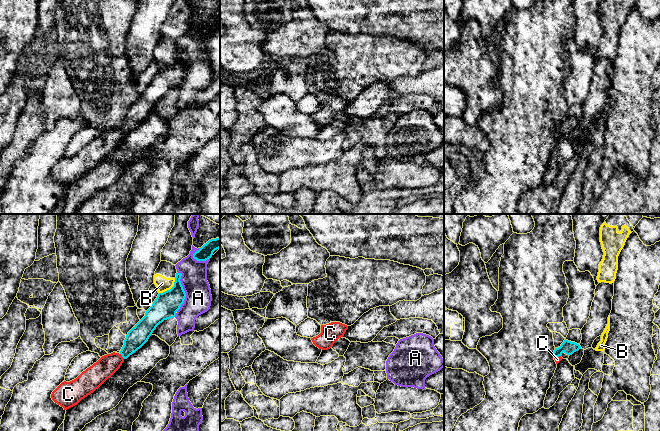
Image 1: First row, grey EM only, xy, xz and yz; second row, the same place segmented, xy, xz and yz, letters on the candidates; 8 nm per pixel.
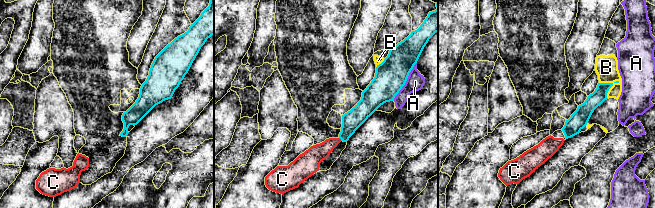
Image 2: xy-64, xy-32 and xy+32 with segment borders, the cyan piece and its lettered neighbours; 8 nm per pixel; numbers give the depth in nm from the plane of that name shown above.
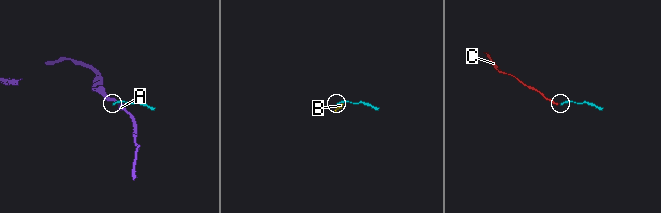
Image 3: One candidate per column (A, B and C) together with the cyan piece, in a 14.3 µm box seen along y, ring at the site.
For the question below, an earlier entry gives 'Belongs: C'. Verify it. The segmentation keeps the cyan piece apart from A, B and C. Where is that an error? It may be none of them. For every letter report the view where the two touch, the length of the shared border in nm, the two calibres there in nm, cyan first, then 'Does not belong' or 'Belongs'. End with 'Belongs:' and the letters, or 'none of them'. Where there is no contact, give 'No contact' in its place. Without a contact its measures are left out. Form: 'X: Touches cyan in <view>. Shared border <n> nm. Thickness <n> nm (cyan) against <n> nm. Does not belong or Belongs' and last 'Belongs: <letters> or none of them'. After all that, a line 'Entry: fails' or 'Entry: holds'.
A: Touches cyan in xy. Shared border 320 nm. Thickness 200 nm (cyan) against 220 nm. Does not belong
B: Touches cyan in xy. Shared border 180 nm. Thickness 200 nm (cyan) against 120 nm. Does not belong
C: Touches cyan in xy. Shared border 60 nm. Thickness 160 nm (cyan) against 170 nm. Belongs
Belongs: C
Entry: holds

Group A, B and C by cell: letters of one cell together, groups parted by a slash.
A / B / C

